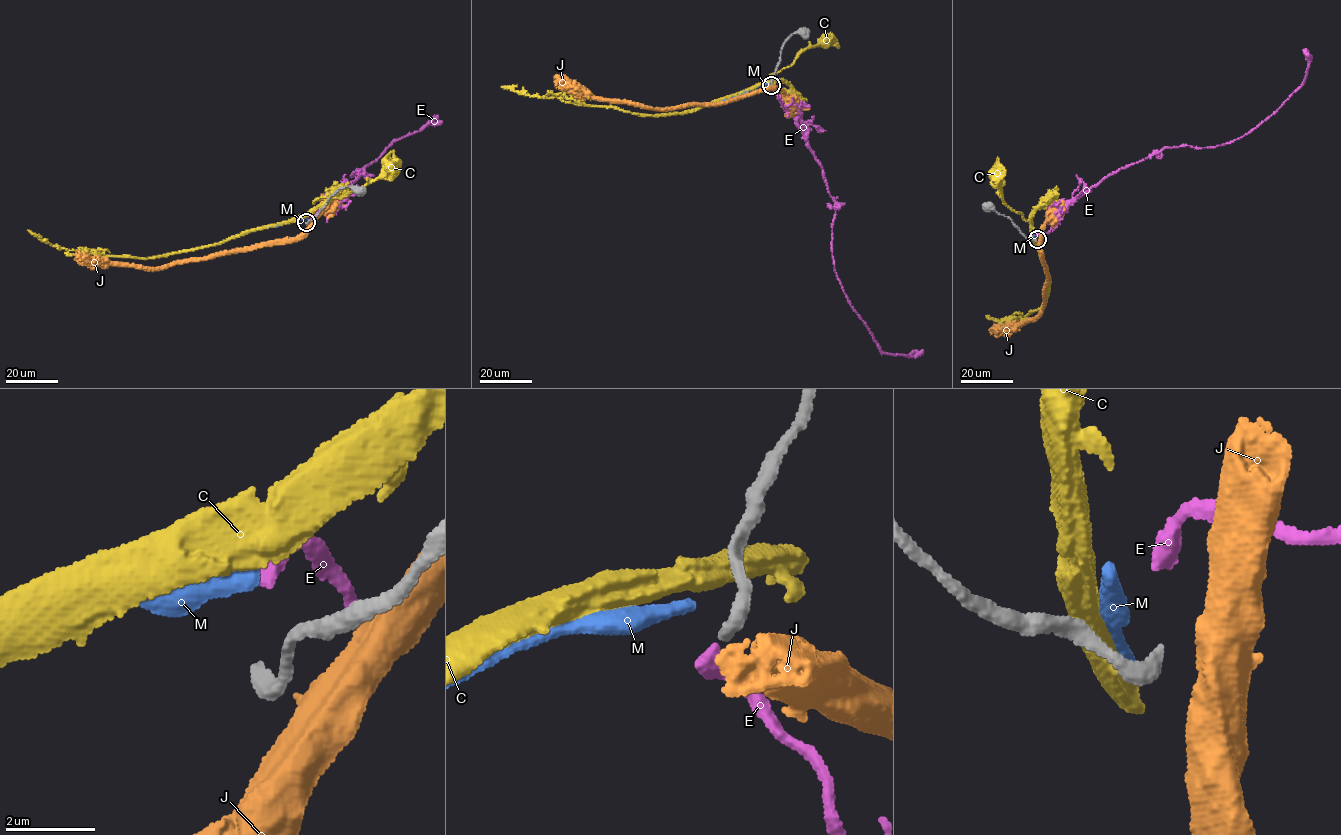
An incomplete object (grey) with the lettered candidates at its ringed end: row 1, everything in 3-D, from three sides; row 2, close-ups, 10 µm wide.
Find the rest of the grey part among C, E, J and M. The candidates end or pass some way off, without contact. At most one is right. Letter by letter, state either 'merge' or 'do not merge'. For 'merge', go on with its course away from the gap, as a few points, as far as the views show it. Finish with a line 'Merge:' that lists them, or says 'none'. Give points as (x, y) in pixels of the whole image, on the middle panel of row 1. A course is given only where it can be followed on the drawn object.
C: do not merge
E: merge; course (770, 86), (821, 167), (834, 201), (831, 250), (838, 280), (847, 299), (882, 351), (911, 356), (922, 349)
J: do not merge
M: do not merge
Merge: E

